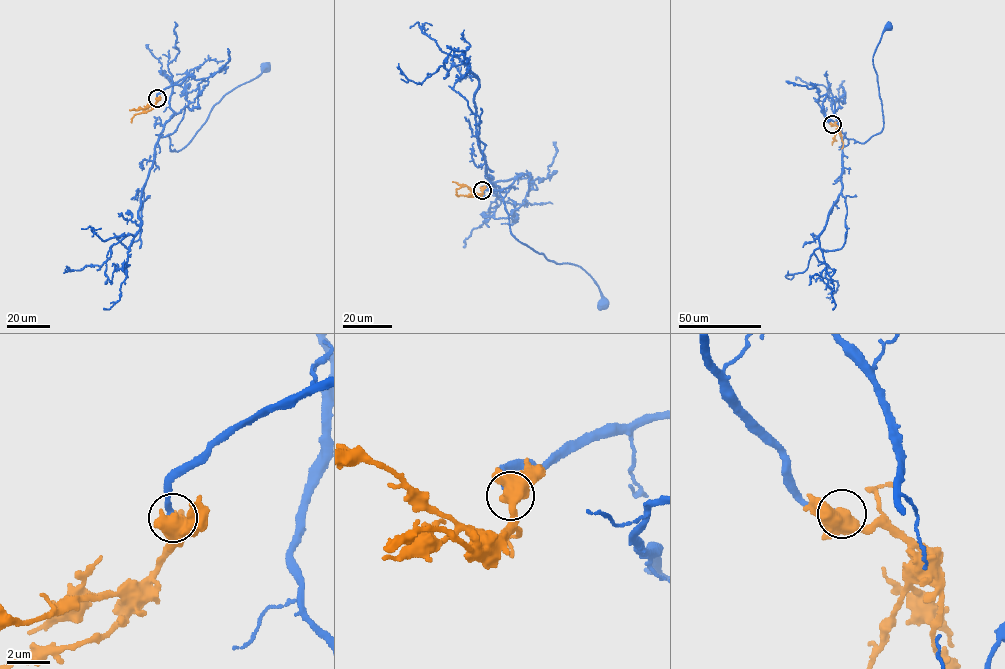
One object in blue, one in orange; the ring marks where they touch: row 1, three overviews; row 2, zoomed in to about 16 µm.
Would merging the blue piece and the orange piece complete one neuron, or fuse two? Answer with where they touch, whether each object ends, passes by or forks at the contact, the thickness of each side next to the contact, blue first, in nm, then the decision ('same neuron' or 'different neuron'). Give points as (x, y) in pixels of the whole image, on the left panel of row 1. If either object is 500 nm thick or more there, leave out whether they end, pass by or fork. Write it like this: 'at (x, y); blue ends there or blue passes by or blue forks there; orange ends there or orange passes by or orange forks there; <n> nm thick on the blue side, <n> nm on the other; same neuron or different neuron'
at (157, 98); 260 nm thick on the blue side, 600 nm on the other; same neuron

